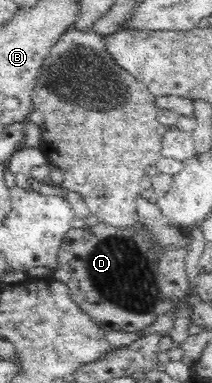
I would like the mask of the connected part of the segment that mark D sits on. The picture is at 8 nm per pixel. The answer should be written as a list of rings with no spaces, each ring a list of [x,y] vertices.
[[[141,218],[143,228],[136,232],[132,228],[118,228],[97,222],[94,226],[85,226],[82,231],[70,229],[62,241],[58,267],[54,269],[51,279],[68,287],[70,298],[84,314],[90,317],[105,332],[138,332],[146,330],[158,315],[169,313],[178,305],[182,298],[190,293],[190,281],[186,273],[185,257],[189,247],[162,247],[162,253],[155,253],[159,242],[154,239],[150,229],[146,228]]]

